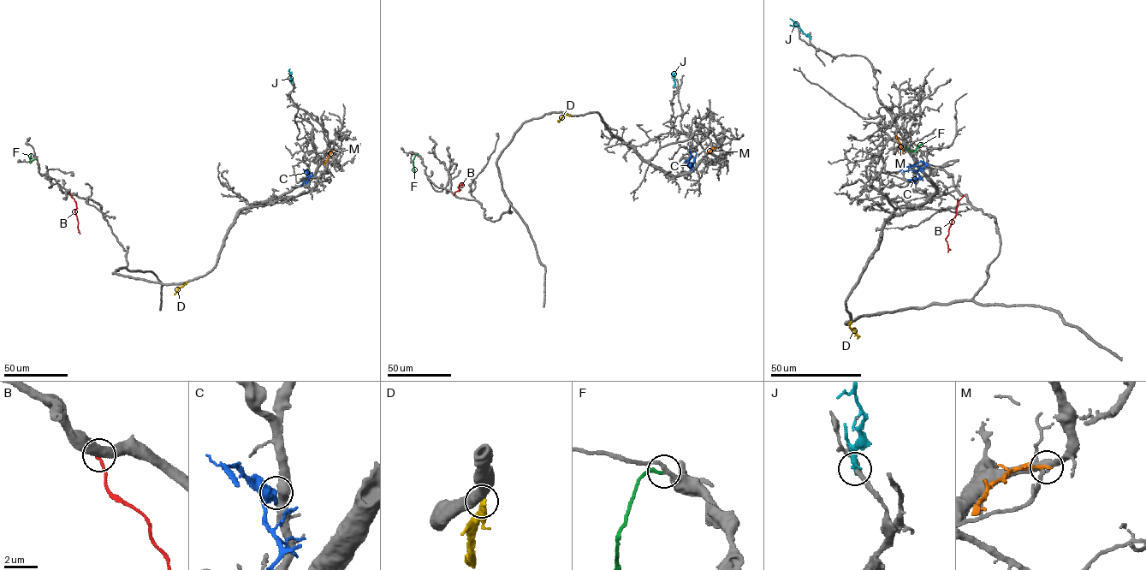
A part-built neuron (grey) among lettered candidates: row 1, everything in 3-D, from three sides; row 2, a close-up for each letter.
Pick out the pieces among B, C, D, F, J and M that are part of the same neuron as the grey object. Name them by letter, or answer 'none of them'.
none of them

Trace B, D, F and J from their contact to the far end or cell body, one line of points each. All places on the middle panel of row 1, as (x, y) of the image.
B: (454, 195), (460, 190), (458, 187), (461, 182), (463, 184)
D: (570, 115), (564, 115), (557, 120)
F: (417, 155), (413, 160), (415, 171)
J: (674, 86), (673, 73)

